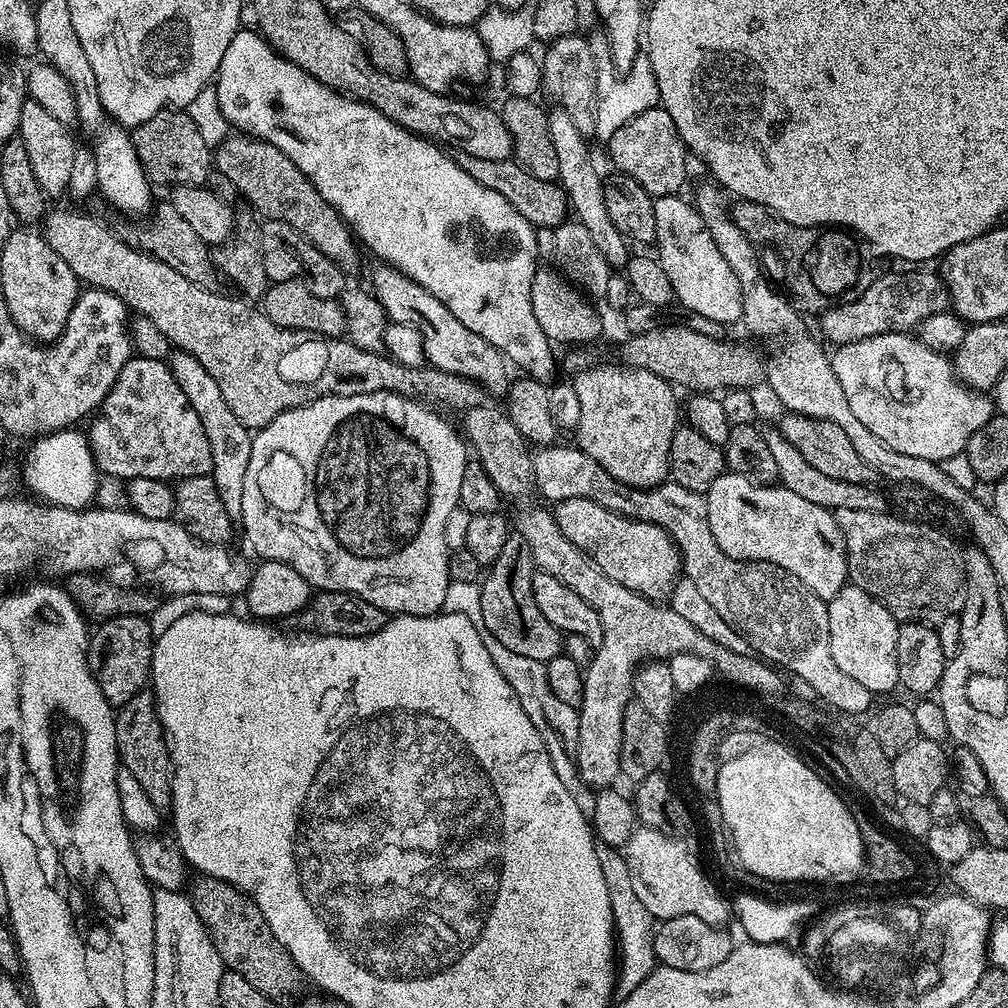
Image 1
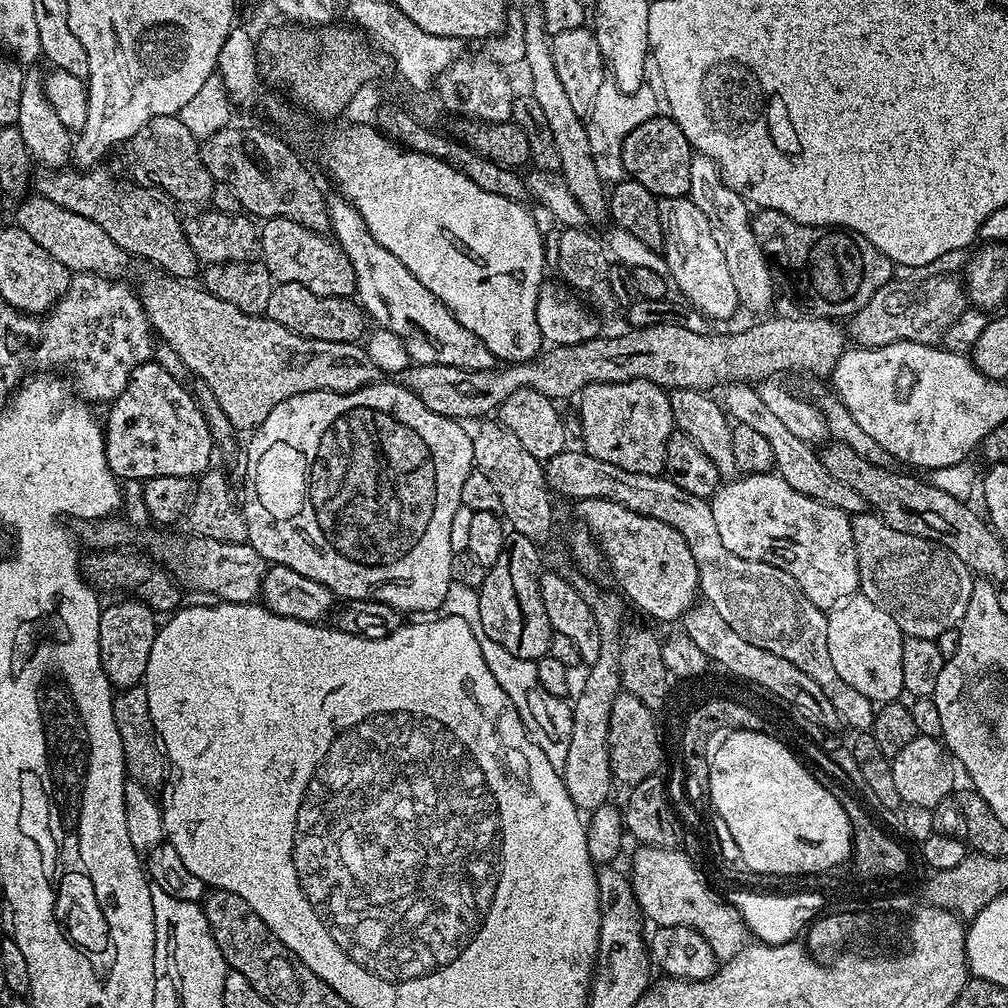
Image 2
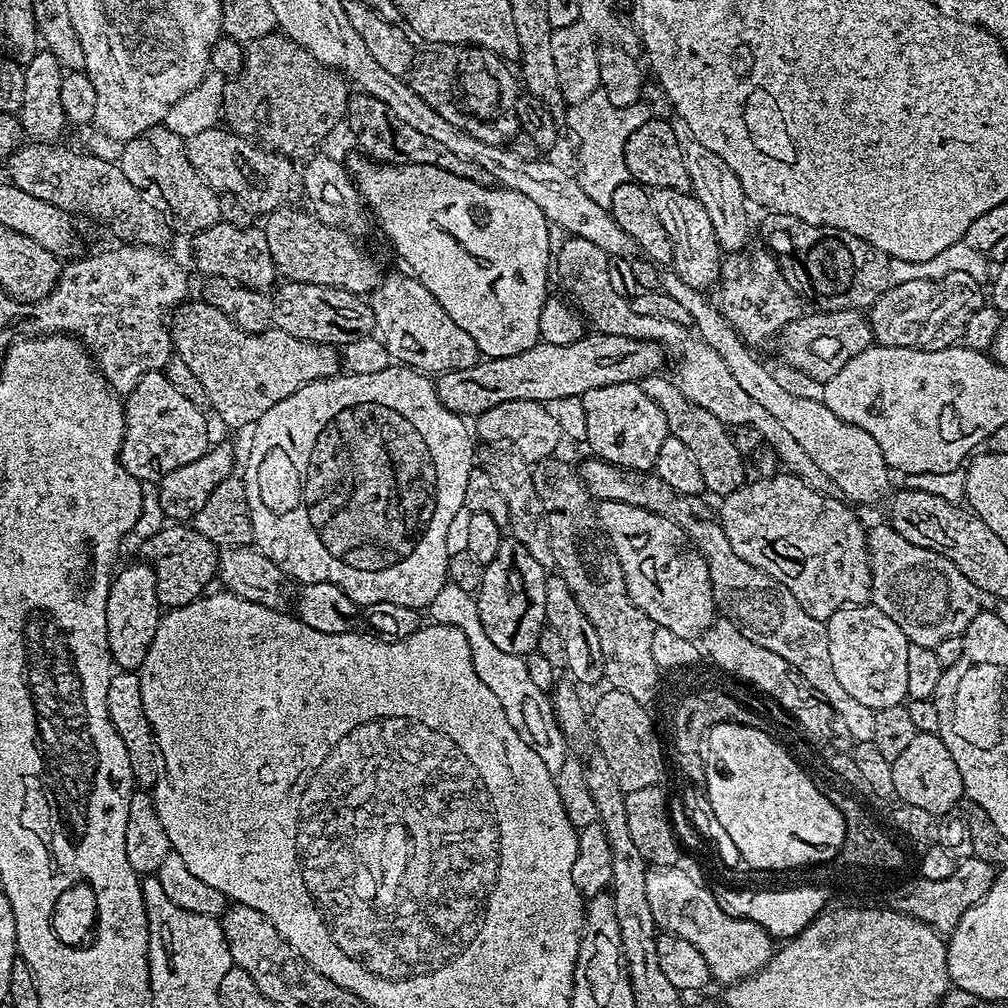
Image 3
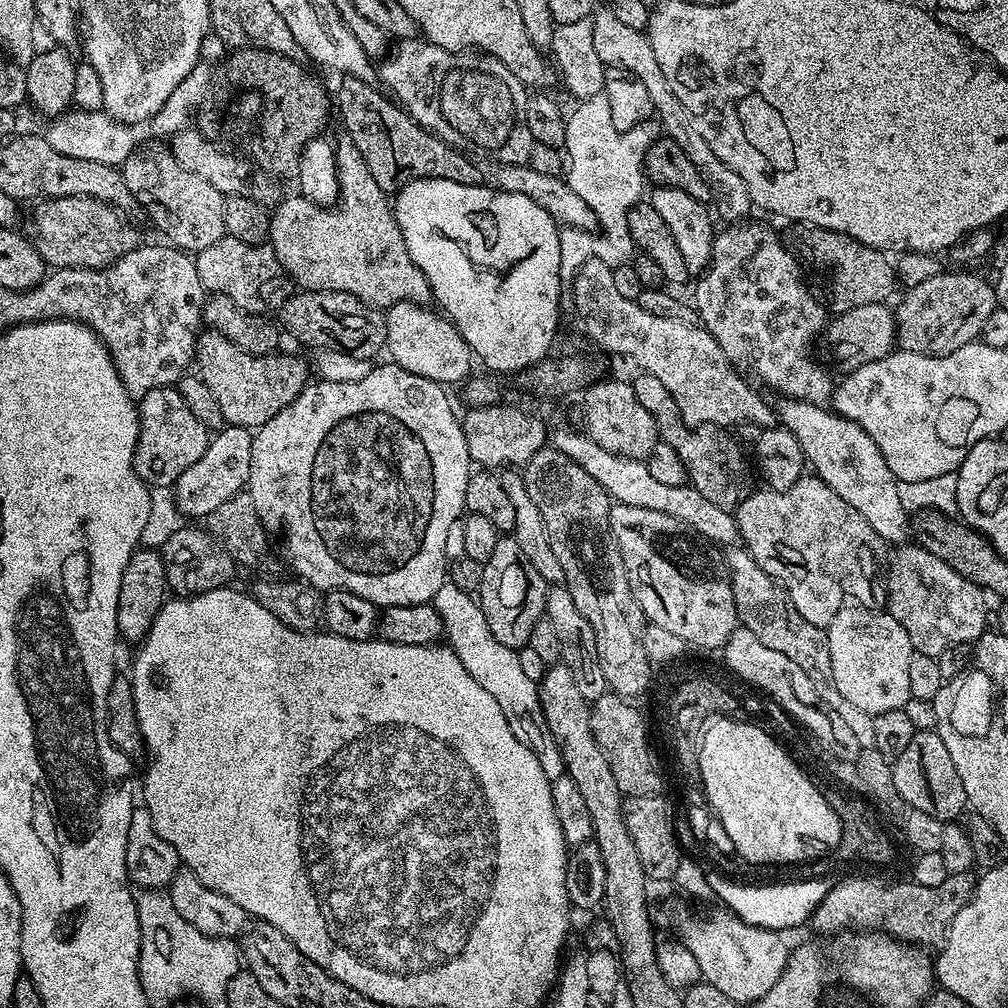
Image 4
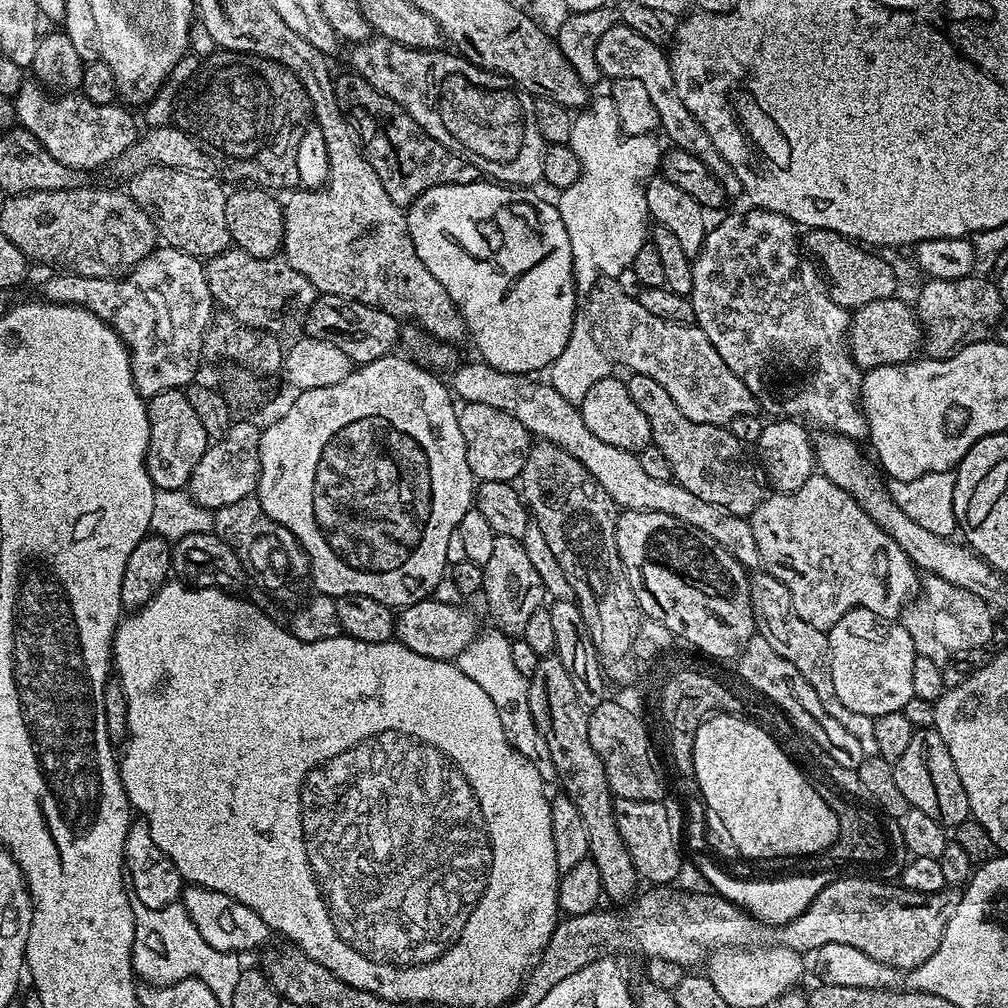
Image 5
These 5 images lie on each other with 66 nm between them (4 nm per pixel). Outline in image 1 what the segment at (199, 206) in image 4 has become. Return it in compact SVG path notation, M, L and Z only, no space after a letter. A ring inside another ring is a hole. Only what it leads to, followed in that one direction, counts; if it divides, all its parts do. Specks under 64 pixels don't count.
M169 106L163 112L154 114L154 118L146 118L146 122L131 129L130 135L144 172L153 185L207 185L208 174L214 168L214 152L206 146L202 134L198 134L198 126L194 126L187 111Z

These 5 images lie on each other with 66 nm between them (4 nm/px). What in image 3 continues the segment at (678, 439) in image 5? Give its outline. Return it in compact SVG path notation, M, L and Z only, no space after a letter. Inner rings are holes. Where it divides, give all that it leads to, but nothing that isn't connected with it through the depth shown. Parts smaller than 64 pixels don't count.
M664 374L646 376L639 381L639 386L646 394L646 398L654 398L654 402L658 402L658 410L666 414L671 436L682 438L682 442L686 442L686 450L694 454L694 462L698 462L698 468L702 470L705 489L709 493L712 491L717 498L734 494L734 490L738 490L746 482L744 476L746 457L738 454L738 446L734 446L729 425L714 418L710 410L702 410L702 406L690 402L676 385L675 379L668 377L667 380Z

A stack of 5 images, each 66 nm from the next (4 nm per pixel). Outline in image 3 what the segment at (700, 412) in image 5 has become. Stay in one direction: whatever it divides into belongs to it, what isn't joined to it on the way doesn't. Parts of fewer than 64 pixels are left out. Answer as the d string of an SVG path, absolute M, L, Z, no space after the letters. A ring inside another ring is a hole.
M573 236L565 239L564 245L559 245L554 256L554 276L560 279L560 284L569 292L571 303L590 321L597 333L606 336L632 336L635 340L650 340L663 346L671 356L677 356L676 385L686 394L690 402L702 406L702 410L710 410L714 418L729 426L750 426L762 434L765 445L776 451L779 463L785 473L802 478L806 486L820 492L823 496L831 496L837 491L830 477L818 468L802 450L793 436L789 435L781 425L761 404L754 402L745 390L738 386L737 379L730 374L729 367L718 356L718 352L704 340L694 334L691 327L683 328L676 318L659 320L642 314L634 314L632 305L622 294L616 293L614 286L610 286L609 255L588 242L584 238Z

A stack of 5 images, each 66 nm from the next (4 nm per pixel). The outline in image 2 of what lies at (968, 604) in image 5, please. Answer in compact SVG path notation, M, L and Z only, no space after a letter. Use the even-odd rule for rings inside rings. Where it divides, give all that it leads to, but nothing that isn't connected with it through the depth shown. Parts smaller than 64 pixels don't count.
M872 510L855 513L851 517L851 522L860 575L859 595L886 610L886 614L890 614L890 618L898 622L905 637L936 640L946 630L959 625L962 614L966 614L966 602L970 602L974 576L965 569L958 554L954 554L942 544L933 544L926 538L918 538L914 534L902 534L902 530L886 526L881 516Z

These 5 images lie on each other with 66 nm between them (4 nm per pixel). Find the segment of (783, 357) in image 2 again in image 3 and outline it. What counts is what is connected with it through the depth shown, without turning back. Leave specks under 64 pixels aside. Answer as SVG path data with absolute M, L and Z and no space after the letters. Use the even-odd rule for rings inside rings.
M851 308L837 312L813 311L813 316L801 315L799 320L787 324L779 333L780 352L792 368L797 368L804 376L823 382L834 378L850 358L858 358L874 344L874 328L863 311ZM586 334L578 342L566 346L539 343L517 356L493 360L484 358L475 368L461 372L445 372L435 381L438 398L455 416L475 418L502 402L533 400L539 404L552 400L583 398L586 390L598 386L631 384L661 371L665 353L661 345L650 340L635 340L632 336Z

